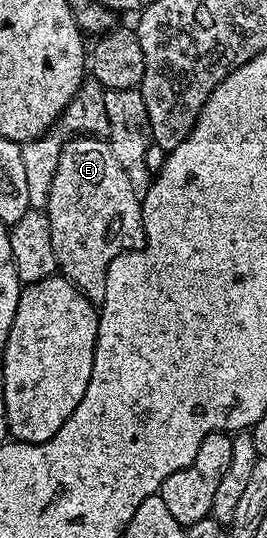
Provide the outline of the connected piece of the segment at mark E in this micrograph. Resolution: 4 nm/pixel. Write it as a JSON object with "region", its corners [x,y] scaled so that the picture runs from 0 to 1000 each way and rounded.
{"region":[[[270,253],[251,258],[255,266],[240,271],[240,281],[225,286],[225,296],[213,297],[210,309],[195,316],[195,340],[187,342],[187,357],[180,359],[180,381],[172,396],[187,409],[187,446],[202,454],[202,476],[221,507],[236,515],[262,519],[300,541],[333,554],[333,558],[367,565],[397,550],[397,506],[412,498],[412,491],[434,481],[446,472],[487,465],[513,463],[517,452],[532,442],[539,426],[539,411],[524,405],[528,370],[517,366],[517,353],[494,348],[494,331],[483,318],[457,305],[442,305],[442,297],[427,297],[427,283],[412,275],[412,268],[375,253]]]}

